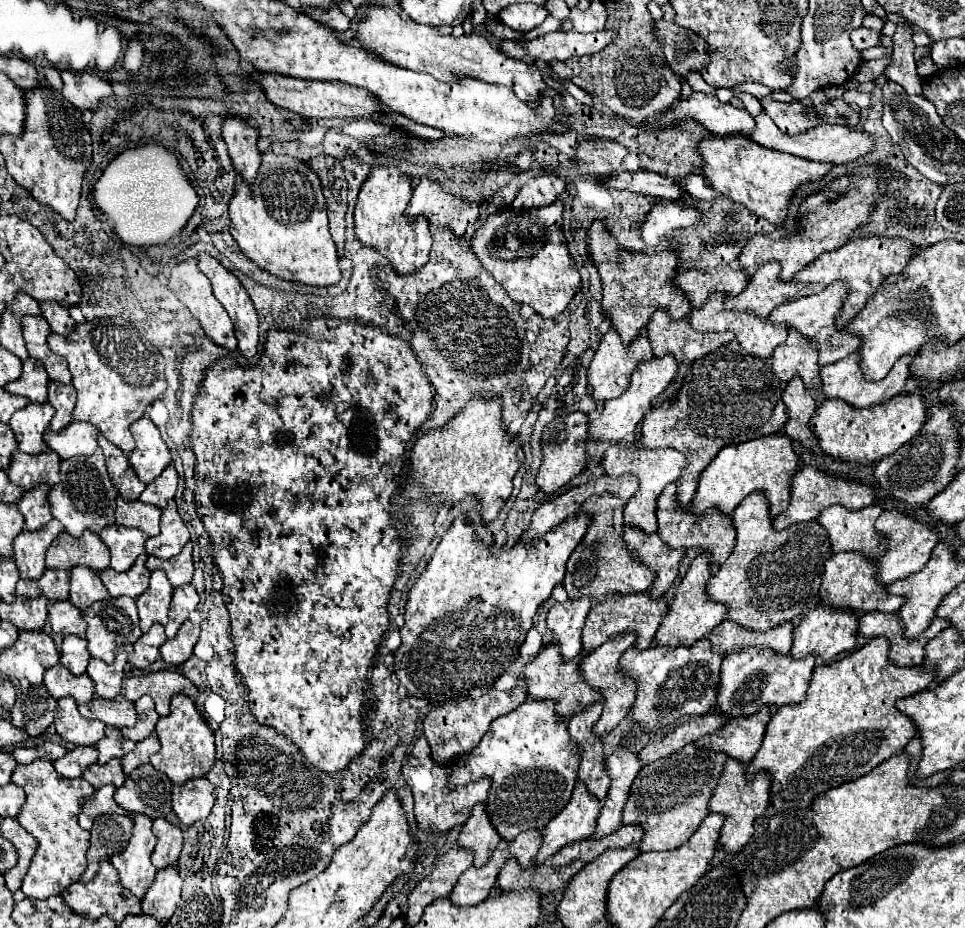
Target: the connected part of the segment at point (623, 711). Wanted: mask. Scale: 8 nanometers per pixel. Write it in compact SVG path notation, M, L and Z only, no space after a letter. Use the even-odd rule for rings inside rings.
M624 631L624 633L618 633L614 637L610 637L602 647L594 649L580 665L580 671L584 675L584 679L590 683L590 687L594 687L596 691L602 693L604 697L604 711L600 715L600 719L596 721L596 727L594 727L594 733L600 737L600 735L606 735L610 733L630 711L632 703L634 703L634 693L636 693L636 681L630 679L626 673L620 671L620 657L622 653L632 647L636 643L636 633L634 631Z

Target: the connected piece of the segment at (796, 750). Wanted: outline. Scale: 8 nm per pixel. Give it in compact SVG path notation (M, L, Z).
M880 635L870 639L864 647L844 659L816 665L806 699L798 705L782 705L776 709L766 727L764 743L748 765L748 775L754 775L758 771L770 771L772 805L778 811L810 807L812 799L818 793L866 775L882 761L900 753L906 743L916 735L916 725L908 715L902 715L902 711L898 711L896 701L900 697L908 697L922 689L928 689L934 681L934 669L924 665L898 667L888 661L888 653L890 641Z

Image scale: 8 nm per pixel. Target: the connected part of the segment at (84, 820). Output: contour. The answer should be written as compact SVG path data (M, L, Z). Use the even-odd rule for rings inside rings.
M102 785L88 799L82 801L82 809L80 809L80 815L78 815L78 823L80 823L82 829L90 829L94 817L102 815L102 813L122 813L122 815L126 815L126 811L122 811L122 807L116 805L116 801L112 797L114 791L116 791L114 785Z

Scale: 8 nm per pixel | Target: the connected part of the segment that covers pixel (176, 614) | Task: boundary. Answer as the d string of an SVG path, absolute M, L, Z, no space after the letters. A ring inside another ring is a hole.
M184 585L184 587L178 587L174 589L174 595L172 595L172 601L170 601L170 621L166 625L166 637L174 637L178 627L190 617L190 613L196 609L198 605L198 593L192 585Z

